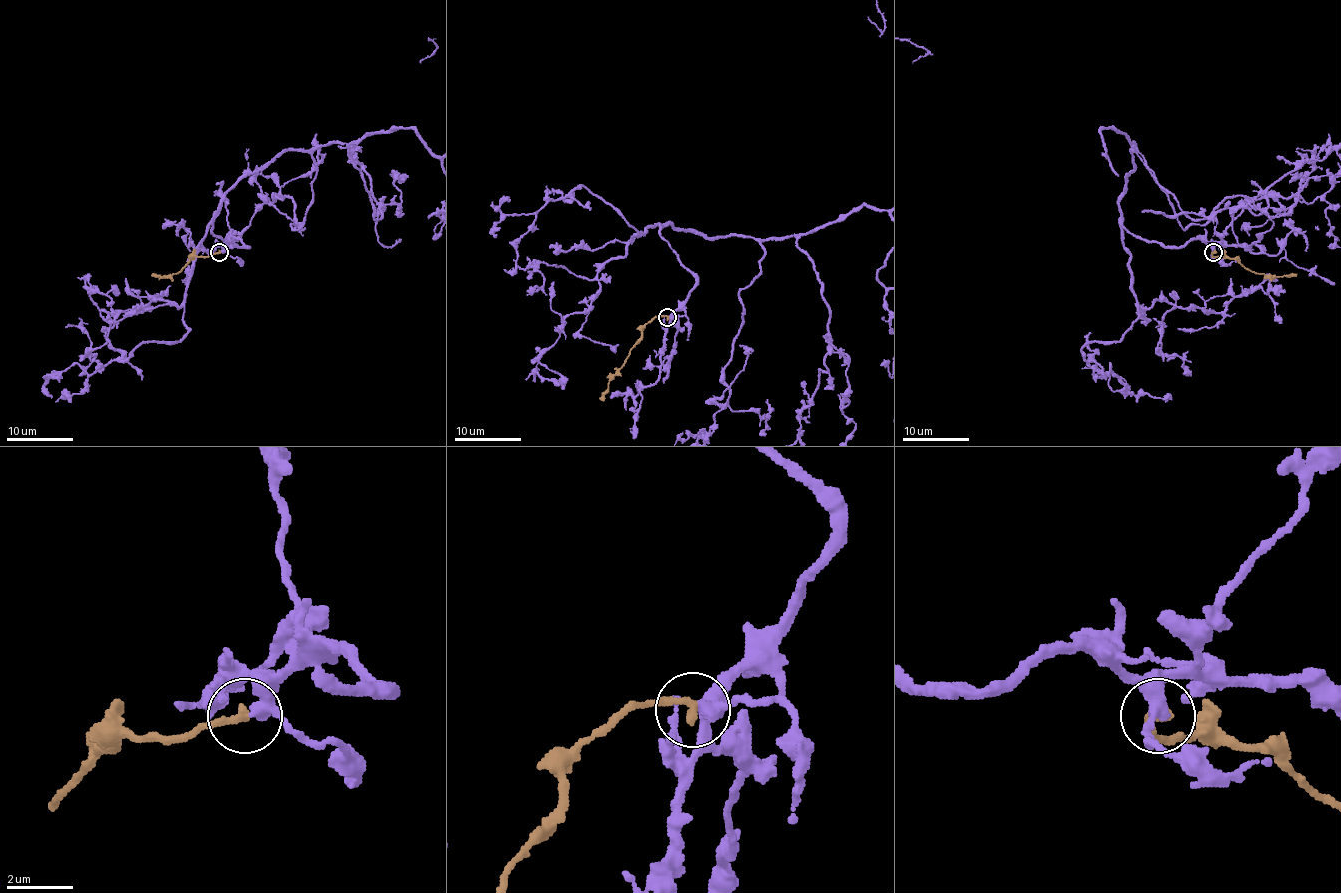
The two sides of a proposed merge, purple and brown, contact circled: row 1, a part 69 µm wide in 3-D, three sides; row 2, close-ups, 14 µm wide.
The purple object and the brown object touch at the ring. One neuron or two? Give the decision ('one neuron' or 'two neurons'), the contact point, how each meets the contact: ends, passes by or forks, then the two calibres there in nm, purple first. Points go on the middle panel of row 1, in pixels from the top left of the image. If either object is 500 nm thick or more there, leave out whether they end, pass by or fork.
one neuron; place (667, 317); purple passes by; brown ends; calibres 360 and 300 nm

